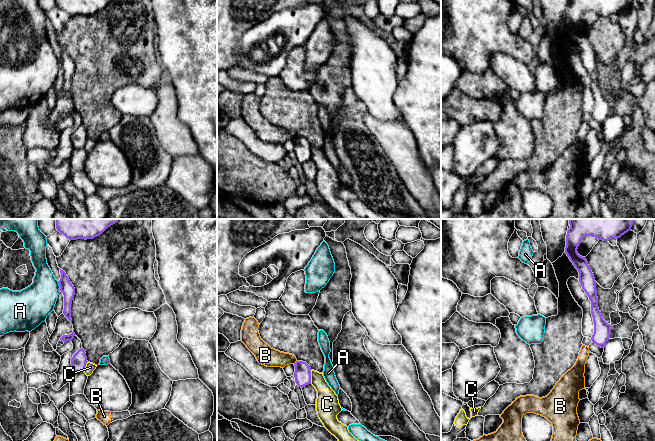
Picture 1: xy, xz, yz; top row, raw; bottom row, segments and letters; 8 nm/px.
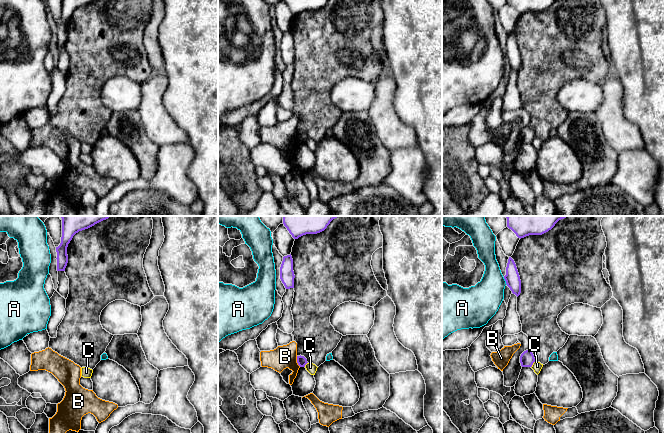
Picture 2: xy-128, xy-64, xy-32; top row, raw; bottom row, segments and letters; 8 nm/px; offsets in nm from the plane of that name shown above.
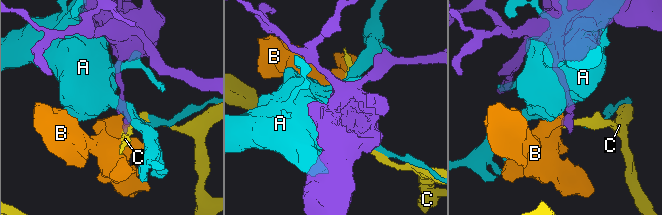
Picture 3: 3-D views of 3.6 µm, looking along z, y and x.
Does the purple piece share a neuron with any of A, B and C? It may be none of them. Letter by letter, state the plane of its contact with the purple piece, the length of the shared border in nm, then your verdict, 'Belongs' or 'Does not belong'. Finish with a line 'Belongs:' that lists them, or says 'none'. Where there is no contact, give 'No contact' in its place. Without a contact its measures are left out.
A: Touches purple in xy. Shared border 80 nm. Does not belong
B: Touches purple in xz. Shared border 40 nm. Does not belong
C: Touches purple in xz. Shared border 110 nm. Does not belong
Belongs: none

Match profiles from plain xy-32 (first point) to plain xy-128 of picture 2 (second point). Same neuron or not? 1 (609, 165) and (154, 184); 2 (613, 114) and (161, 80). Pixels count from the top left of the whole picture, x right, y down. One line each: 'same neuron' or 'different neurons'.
1: different neurons
2: same neuron

